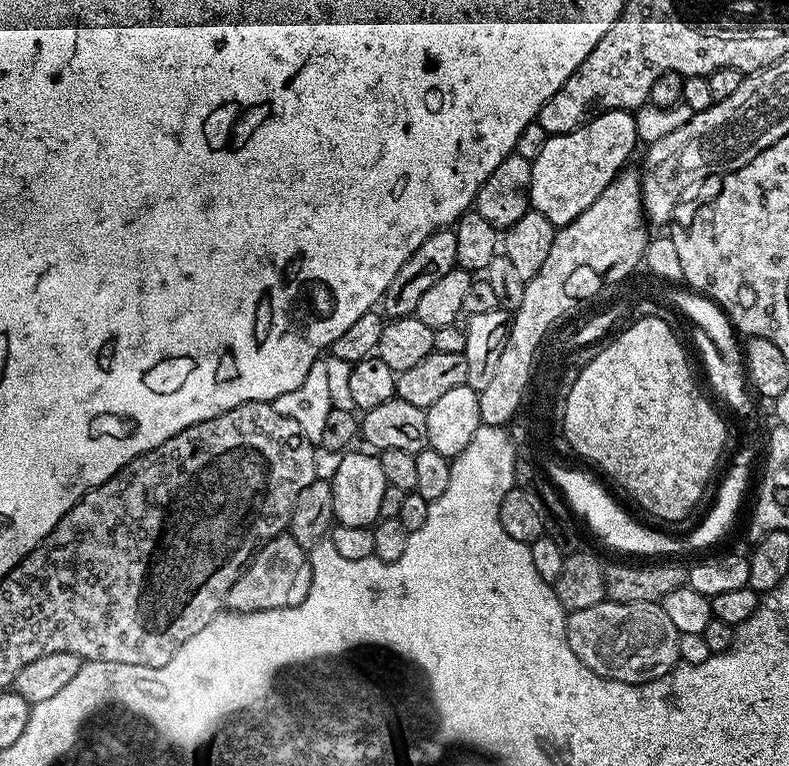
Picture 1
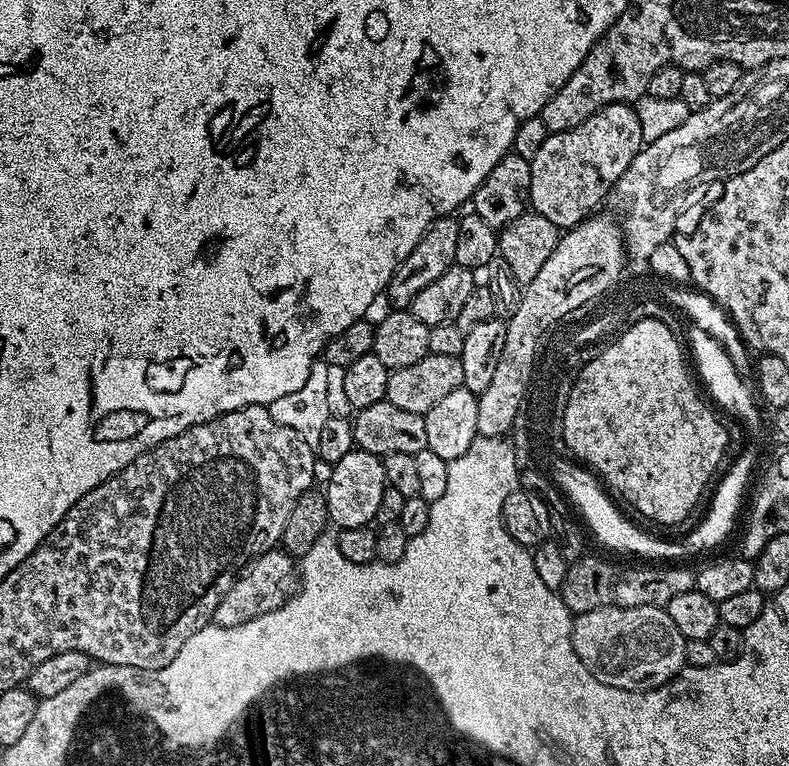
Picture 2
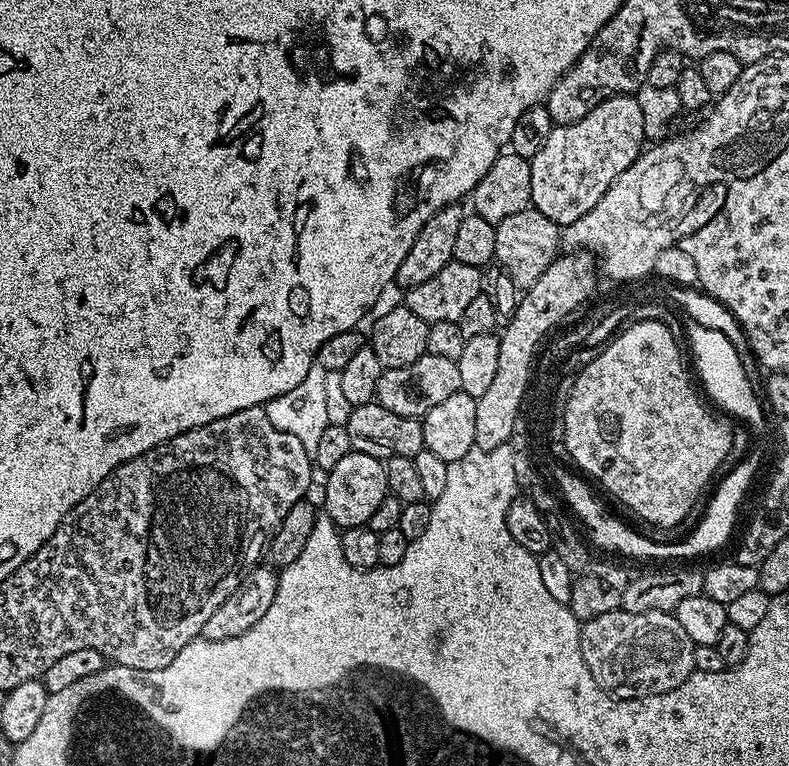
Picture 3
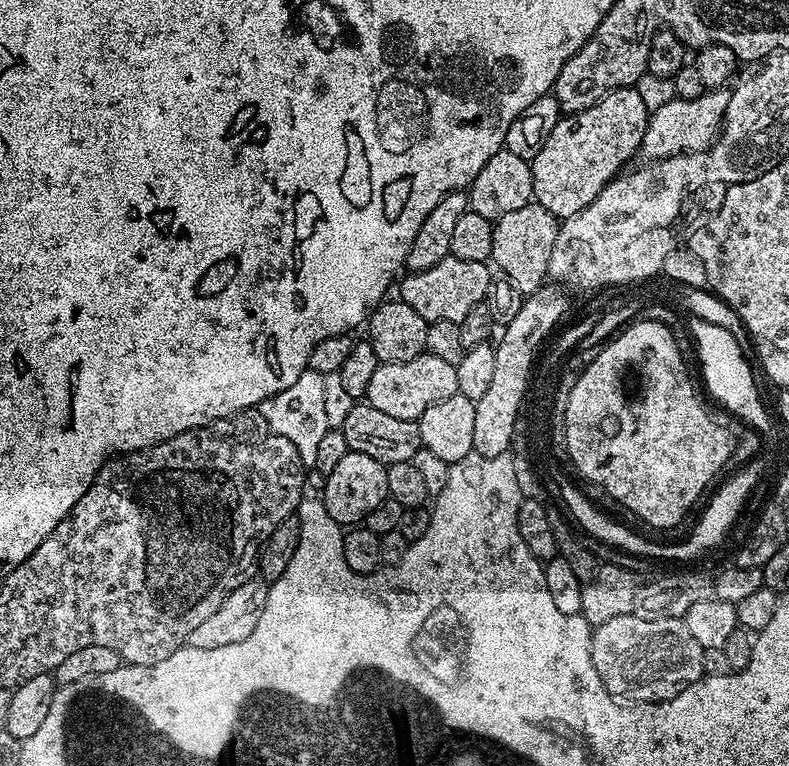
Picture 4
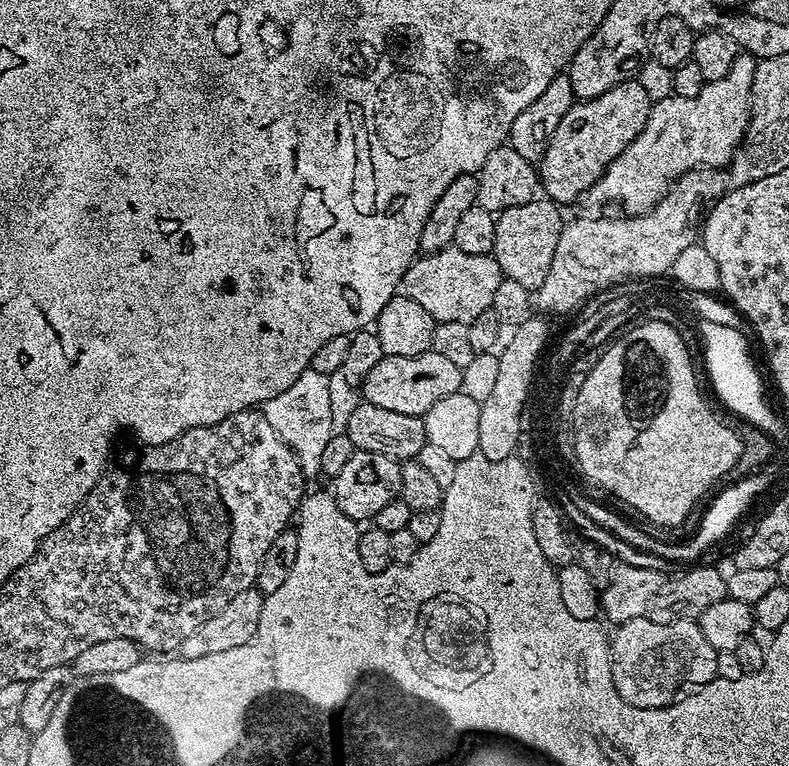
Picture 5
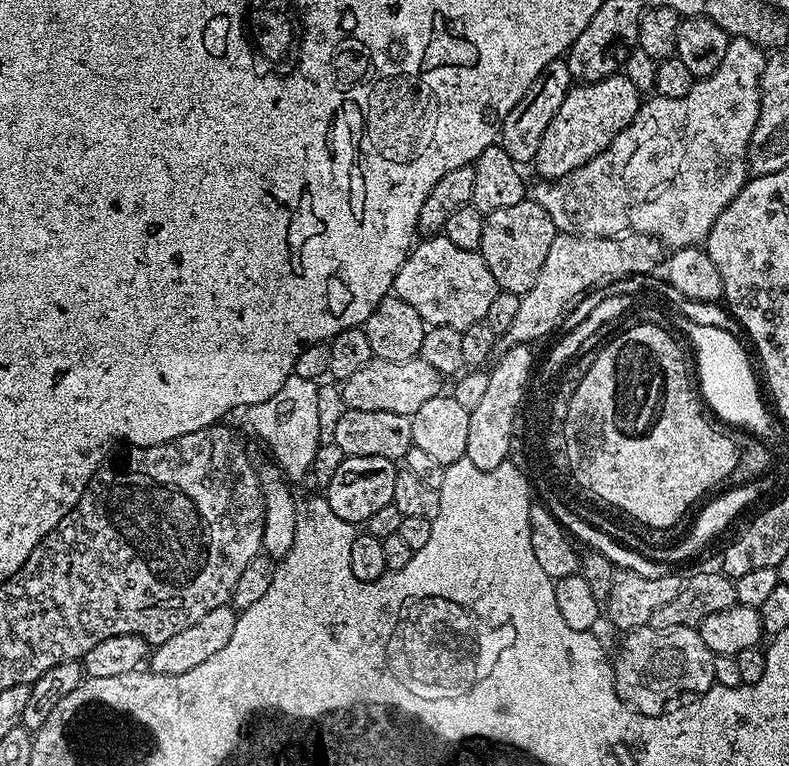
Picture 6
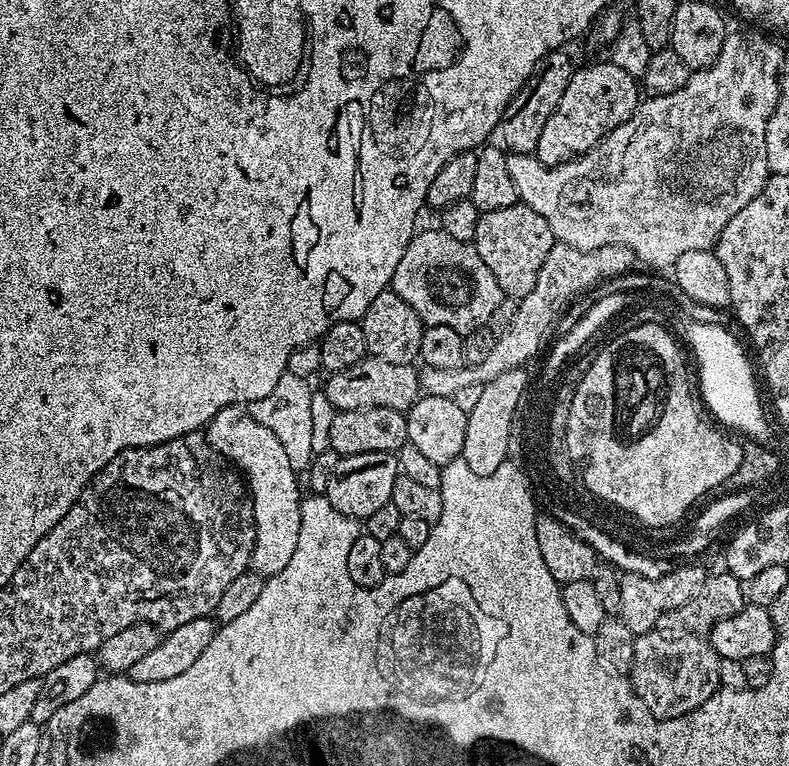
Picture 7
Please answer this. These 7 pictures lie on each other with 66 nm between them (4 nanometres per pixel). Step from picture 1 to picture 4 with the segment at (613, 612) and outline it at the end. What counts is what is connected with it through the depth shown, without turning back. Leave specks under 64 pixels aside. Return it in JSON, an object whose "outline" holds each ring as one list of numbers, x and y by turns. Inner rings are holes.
{"outline":[[629,614,627,616,619,616,618,618,610,618,610,622,602,622,592,628,592,645,590,646,590,654,594,658,594,670,598,670,598,678,602,678,604,688,612,696,619,698,624,702,639,702,642,704,657,704,659,700,669,700,674,698,682,690,686,690,686,686,690,686,694,682,698,682,705,676,703,670,703,646,691,636,690,630,686,630,683,619,669,620,666,616,657,616,655,618,643,614]]}

